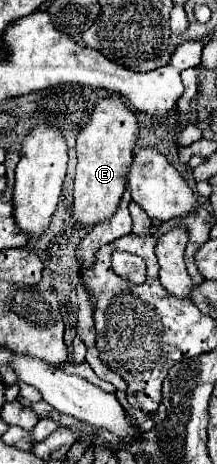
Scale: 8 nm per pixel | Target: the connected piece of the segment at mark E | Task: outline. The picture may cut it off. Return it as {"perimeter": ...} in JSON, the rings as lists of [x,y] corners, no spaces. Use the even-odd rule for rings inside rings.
{"perimeter":[[[109,97],[97,103],[91,121],[77,135],[77,173],[73,191],[73,217],[85,227],[93,229],[105,219],[113,217],[121,195],[127,185],[127,169],[131,165],[133,149],[137,141],[137,117],[135,113],[117,97]]]}

